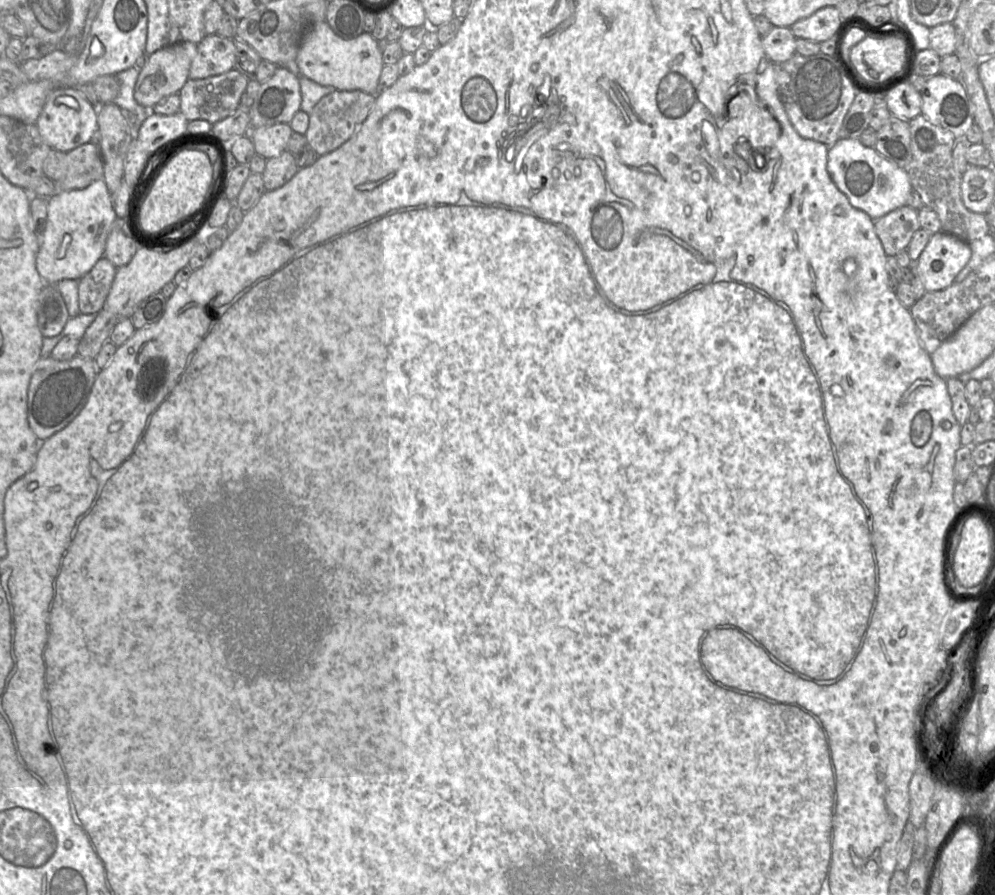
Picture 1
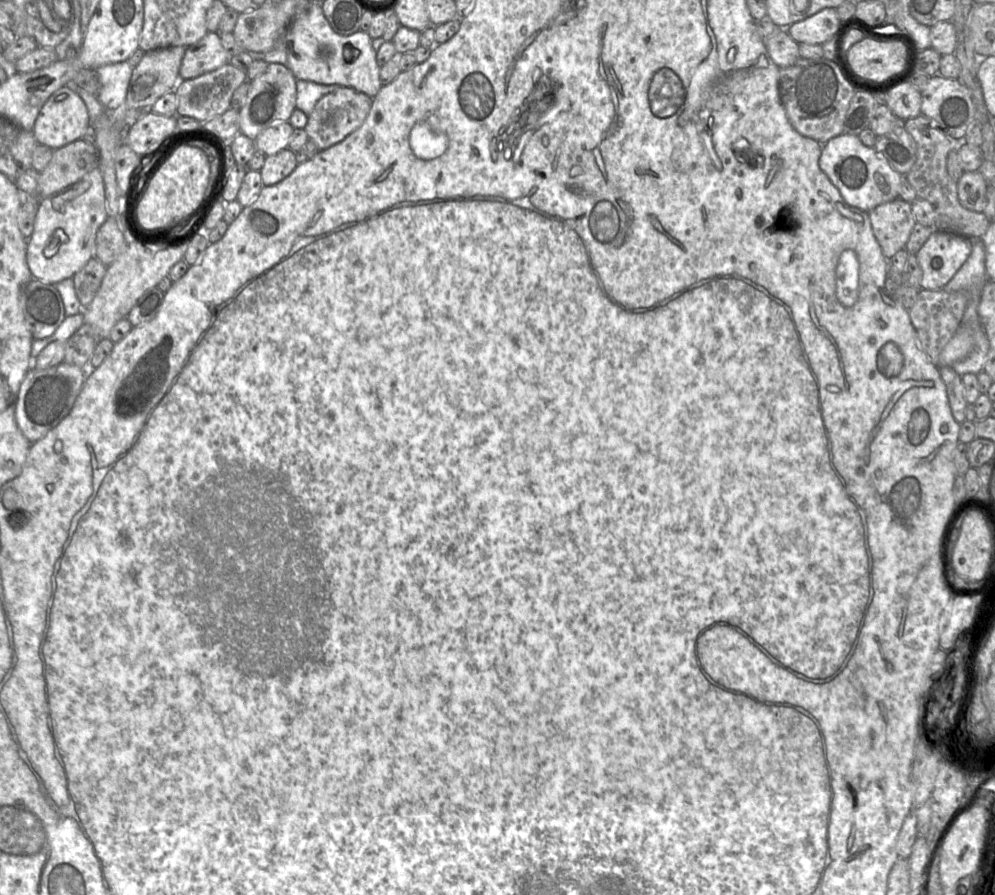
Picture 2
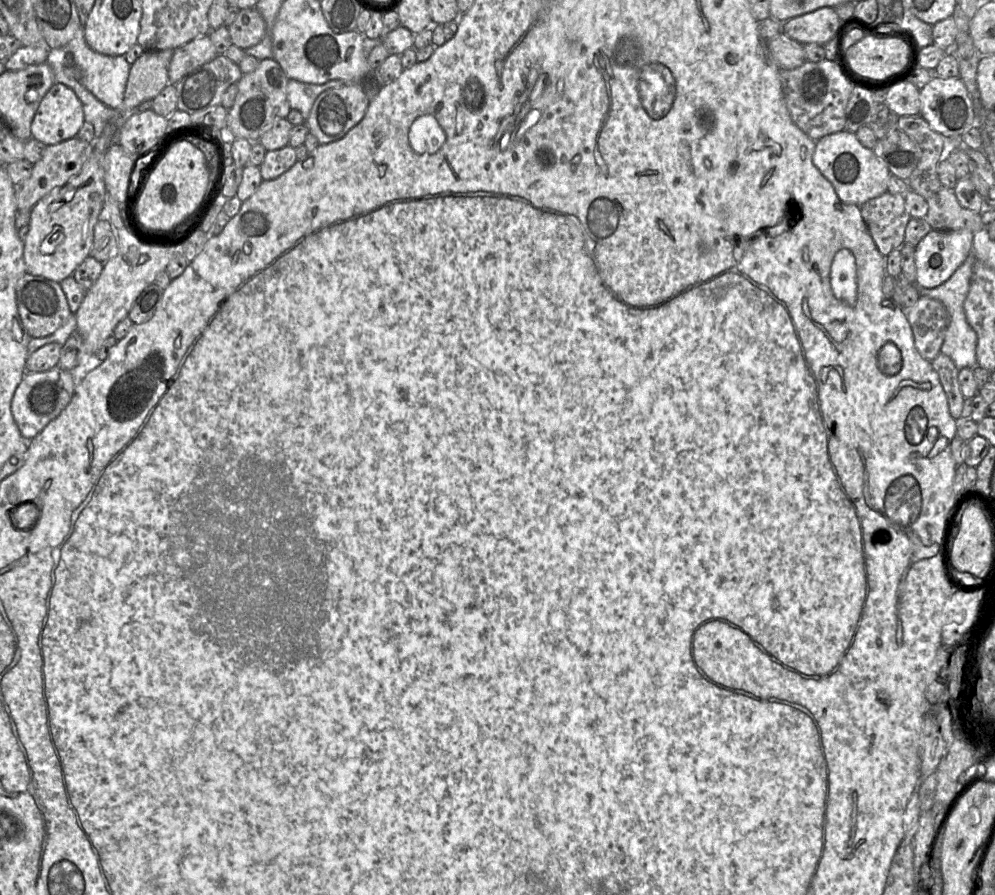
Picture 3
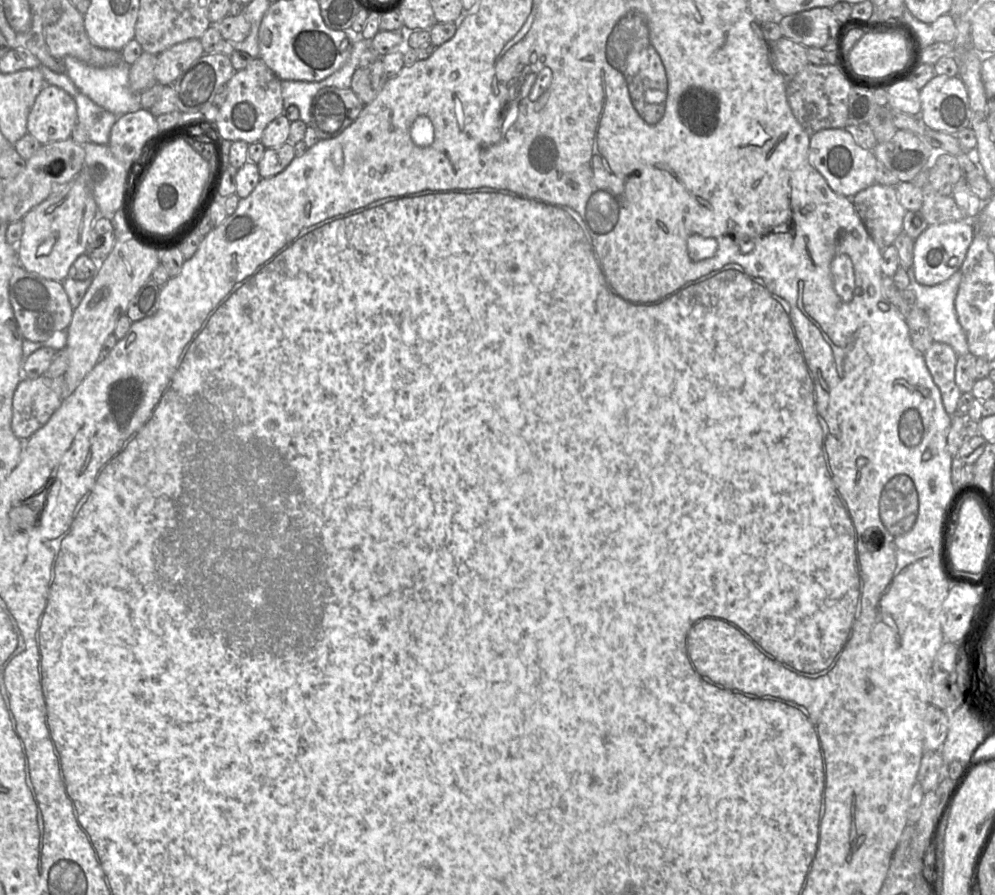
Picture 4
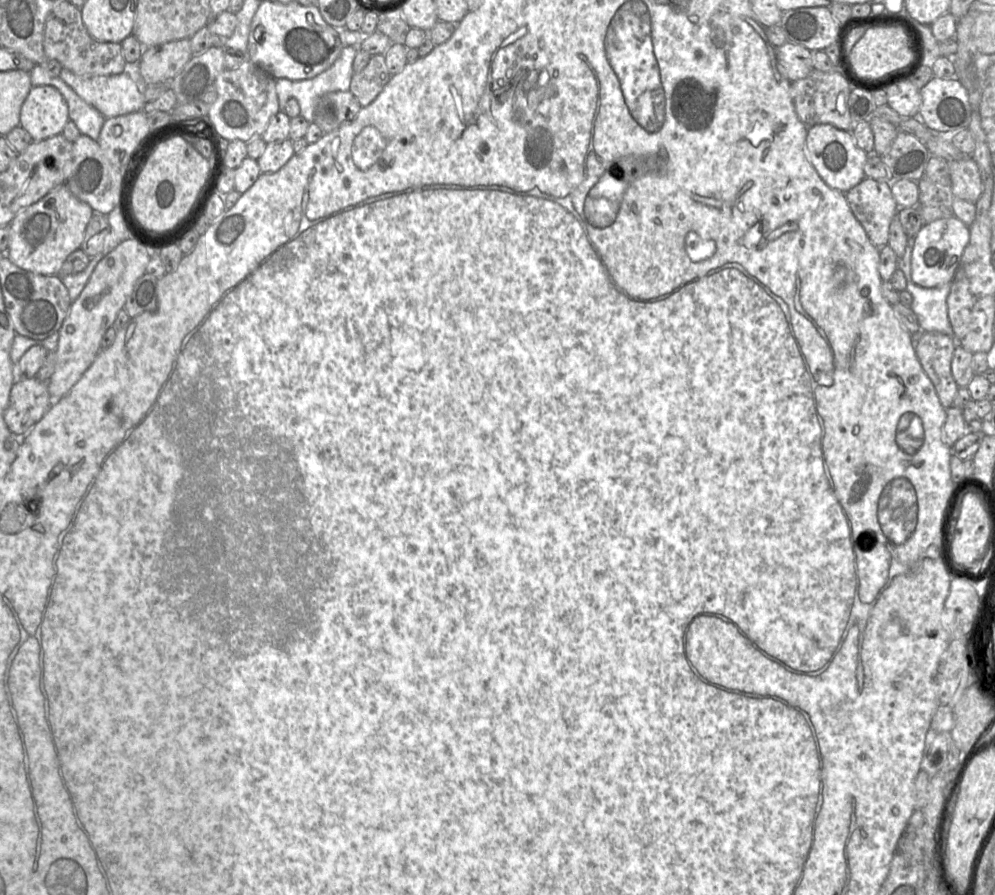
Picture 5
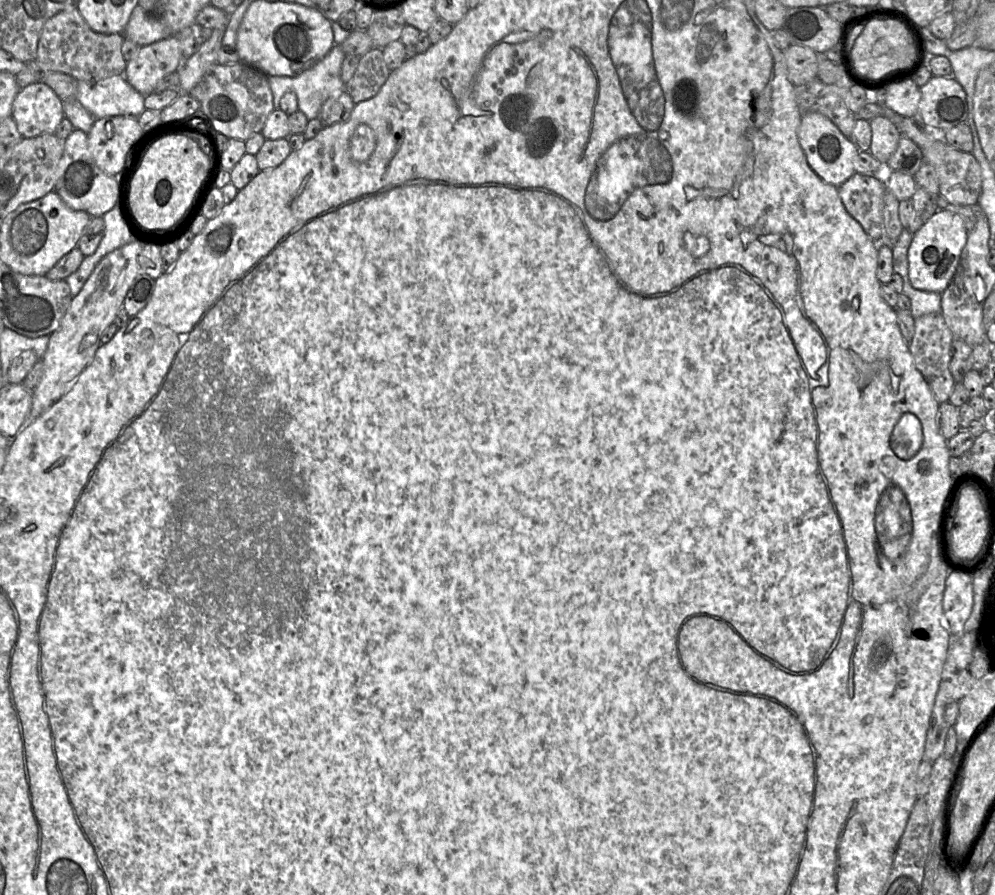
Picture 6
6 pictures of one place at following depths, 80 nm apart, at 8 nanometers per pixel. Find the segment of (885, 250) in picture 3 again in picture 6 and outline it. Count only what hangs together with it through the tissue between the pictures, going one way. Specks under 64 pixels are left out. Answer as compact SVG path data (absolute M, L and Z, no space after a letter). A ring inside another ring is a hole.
M854 173L837 187L846 211L861 225L866 234L882 243L885 240L883 208L886 177Z

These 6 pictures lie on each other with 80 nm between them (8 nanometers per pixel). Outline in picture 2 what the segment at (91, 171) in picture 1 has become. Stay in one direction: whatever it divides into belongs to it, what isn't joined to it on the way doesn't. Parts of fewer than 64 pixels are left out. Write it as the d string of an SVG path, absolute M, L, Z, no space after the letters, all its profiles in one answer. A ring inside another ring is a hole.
M78 139L58 148L40 173L37 196L46 198L76 183L98 166L98 150L93 143Z

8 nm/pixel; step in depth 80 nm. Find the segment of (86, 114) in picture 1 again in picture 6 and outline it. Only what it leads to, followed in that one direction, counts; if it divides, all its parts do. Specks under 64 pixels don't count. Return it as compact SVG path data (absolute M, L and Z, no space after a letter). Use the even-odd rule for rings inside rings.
M35 82L20 89L11 116L23 138L54 134L65 117L63 101L44 82Z

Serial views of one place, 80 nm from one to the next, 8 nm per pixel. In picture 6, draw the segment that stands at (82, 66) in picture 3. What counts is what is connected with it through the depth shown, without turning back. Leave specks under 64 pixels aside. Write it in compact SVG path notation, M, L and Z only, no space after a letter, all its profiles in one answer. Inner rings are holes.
M115 76L99 81L77 81L76 101L94 118L131 116L137 118L145 110L145 95L137 92L124 76Z

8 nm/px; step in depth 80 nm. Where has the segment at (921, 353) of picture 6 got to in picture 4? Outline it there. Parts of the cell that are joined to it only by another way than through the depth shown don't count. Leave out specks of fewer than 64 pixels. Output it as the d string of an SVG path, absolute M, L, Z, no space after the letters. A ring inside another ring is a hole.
M934 341L923 356L934 382L940 390L946 412L949 415L955 415L962 394L955 381L958 355L950 345Z

